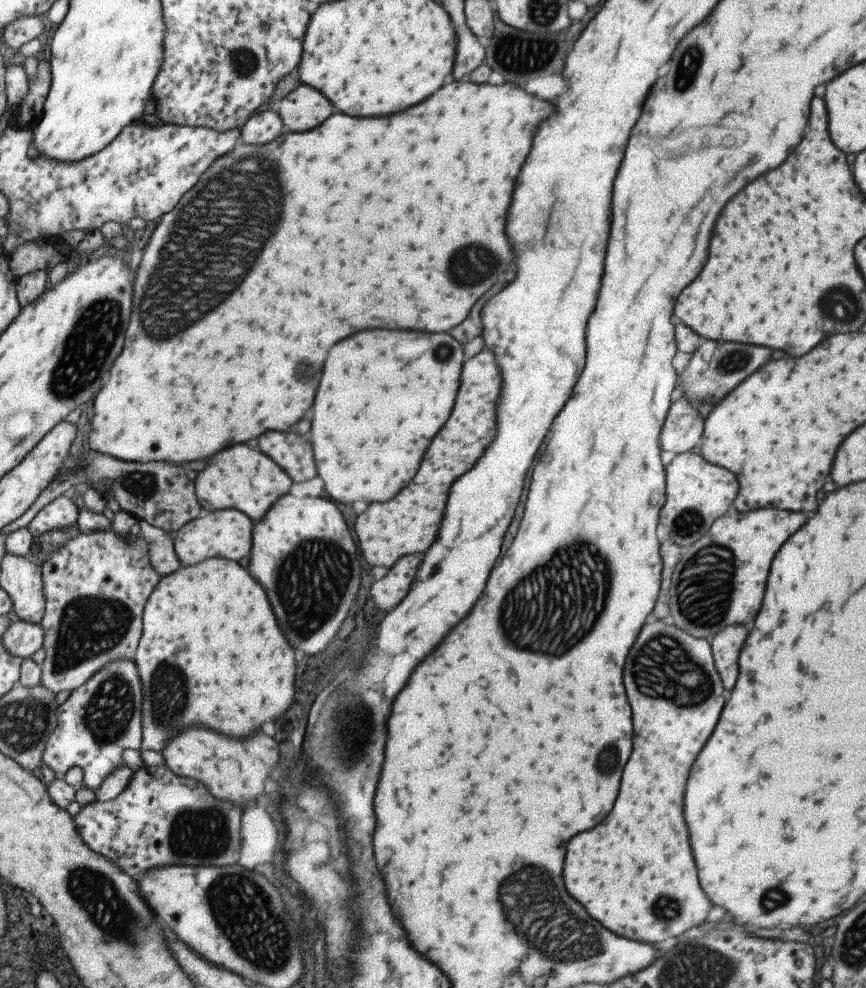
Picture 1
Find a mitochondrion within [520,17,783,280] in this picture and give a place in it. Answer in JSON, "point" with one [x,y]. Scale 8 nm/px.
{"point":[690,63]}

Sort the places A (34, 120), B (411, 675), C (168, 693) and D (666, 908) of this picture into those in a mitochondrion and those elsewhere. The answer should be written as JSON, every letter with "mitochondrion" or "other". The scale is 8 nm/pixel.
{"A":"other","B":"other","C":"mitochondrion","D":"mitochondrion"}

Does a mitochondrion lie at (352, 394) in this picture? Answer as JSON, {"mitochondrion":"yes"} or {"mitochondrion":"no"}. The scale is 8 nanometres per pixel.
{"mitochondrion":"no"}

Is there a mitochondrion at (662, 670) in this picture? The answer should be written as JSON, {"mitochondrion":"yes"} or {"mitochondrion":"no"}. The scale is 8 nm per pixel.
{"mitochondrion":"yes"}

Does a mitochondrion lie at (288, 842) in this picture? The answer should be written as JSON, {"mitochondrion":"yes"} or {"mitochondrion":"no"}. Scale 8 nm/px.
{"mitochondrion":"no"}

